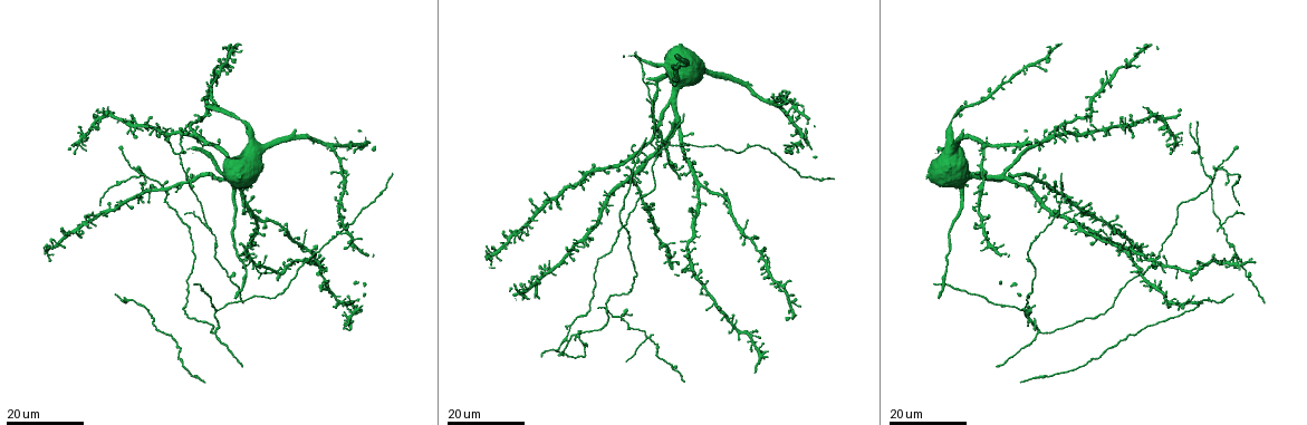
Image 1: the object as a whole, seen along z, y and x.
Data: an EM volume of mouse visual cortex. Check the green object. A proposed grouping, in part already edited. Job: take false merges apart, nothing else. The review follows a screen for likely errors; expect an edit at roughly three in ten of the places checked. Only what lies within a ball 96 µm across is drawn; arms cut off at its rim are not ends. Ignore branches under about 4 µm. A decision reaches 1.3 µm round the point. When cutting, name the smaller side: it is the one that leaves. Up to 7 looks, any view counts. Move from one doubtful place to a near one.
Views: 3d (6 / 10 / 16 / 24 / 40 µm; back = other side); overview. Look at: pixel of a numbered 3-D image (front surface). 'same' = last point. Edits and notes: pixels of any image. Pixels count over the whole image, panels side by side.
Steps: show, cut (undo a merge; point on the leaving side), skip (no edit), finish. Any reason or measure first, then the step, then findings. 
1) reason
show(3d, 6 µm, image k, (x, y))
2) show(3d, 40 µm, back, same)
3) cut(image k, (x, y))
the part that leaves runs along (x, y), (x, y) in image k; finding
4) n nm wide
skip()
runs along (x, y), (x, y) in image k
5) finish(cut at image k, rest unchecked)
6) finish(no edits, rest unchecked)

four-way junction
show(3d, 16 µm, image 1, (620, 317))

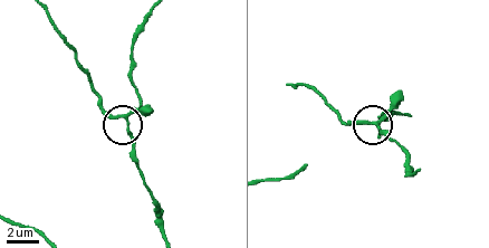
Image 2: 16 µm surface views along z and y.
zoom in
show(3d, 10 µm, image 2, (125, 114))

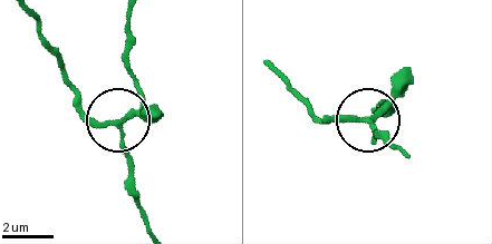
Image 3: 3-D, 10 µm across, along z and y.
4 arms
skip()
one neuron here

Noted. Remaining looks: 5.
sudden change in width
show(3d, 24 µm, image 1, (1162, 249))

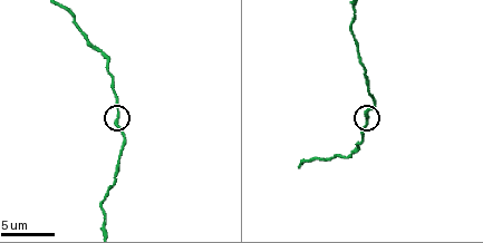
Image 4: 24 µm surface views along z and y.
closer look
show(3d, 6 µm, image 4, (114, 123))

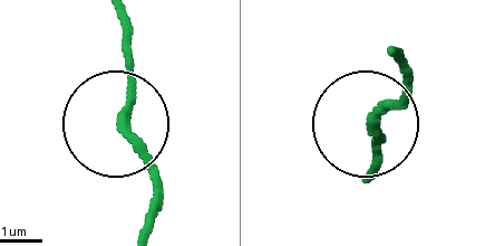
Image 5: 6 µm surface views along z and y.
skip()
runs along (393, 51), (403, 84), (371, 126), (381, 144) in image 5; all the same neuron

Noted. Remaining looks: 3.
calibre changes
show(3d, 24 µm, image 1, (191, 319))

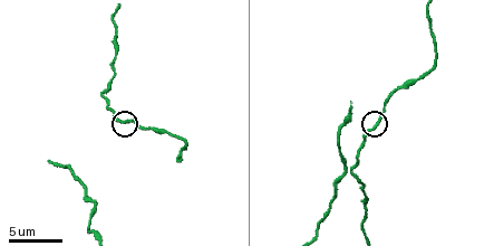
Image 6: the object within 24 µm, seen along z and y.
zoom in
show(3d, 10 µm, image 6, (376, 121))

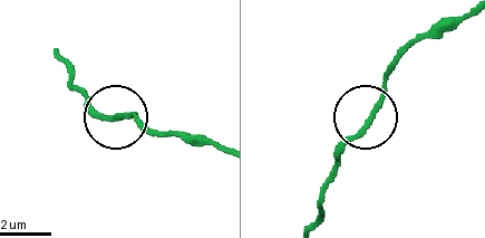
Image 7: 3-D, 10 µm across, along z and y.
from behind
show(3d, 10 µm, back, image 7, (121, 113))

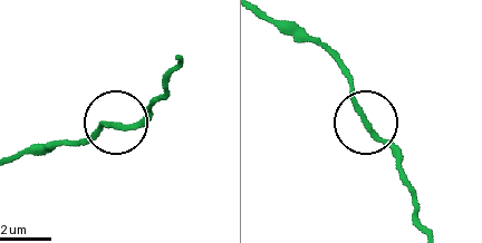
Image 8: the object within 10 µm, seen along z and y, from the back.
skip()
runs along (273, 17), (299, 26), (330, 55), (354, 106), (399, 162) in image 8; continuous, no second neuron

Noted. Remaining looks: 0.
finish(no edits, rest unchecked)

